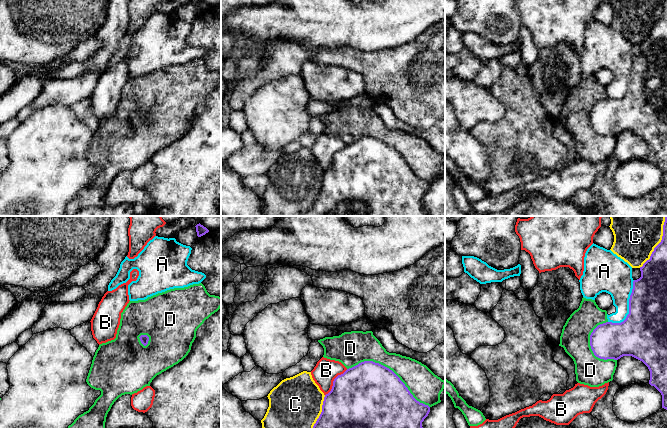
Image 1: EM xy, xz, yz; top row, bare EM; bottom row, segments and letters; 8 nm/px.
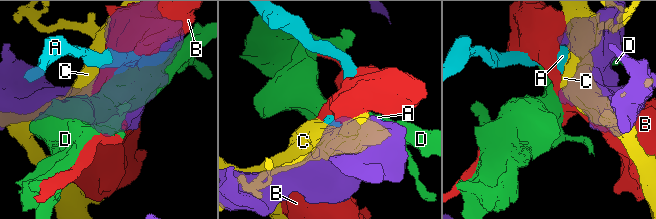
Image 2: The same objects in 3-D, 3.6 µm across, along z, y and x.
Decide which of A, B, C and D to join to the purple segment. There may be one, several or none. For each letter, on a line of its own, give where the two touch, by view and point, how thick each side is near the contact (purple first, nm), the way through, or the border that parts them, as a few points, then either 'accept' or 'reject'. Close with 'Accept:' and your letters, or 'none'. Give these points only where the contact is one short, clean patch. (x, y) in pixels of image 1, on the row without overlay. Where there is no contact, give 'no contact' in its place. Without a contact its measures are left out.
A: yz (629, 84) | 380/260 nm | reject
B: xz (333, 157) | 480/190 nm | reject
C: xz (318, 194) | 500/420 nm | reject
D: xz (389, 145) | 500/240 nm | reject
Accept: none

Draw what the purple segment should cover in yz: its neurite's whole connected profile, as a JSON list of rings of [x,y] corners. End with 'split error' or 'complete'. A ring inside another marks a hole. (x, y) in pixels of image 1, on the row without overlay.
[[[667,0],[663,1],[661,18],[640,47],[641,53],[633,57],[626,95],[621,99],[598,101],[590,111],[590,122],[600,135],[632,132],[642,137],[650,147],[649,160],[661,169],[662,184],[667,186]]] | complete

